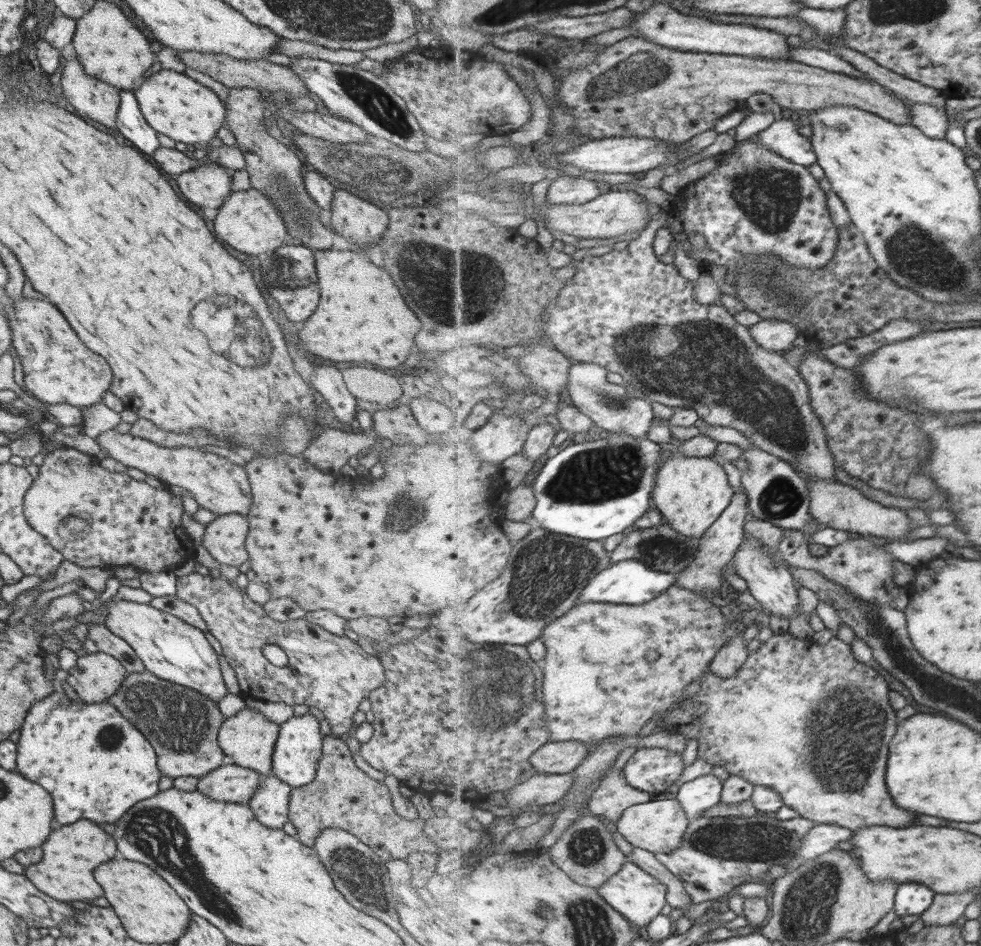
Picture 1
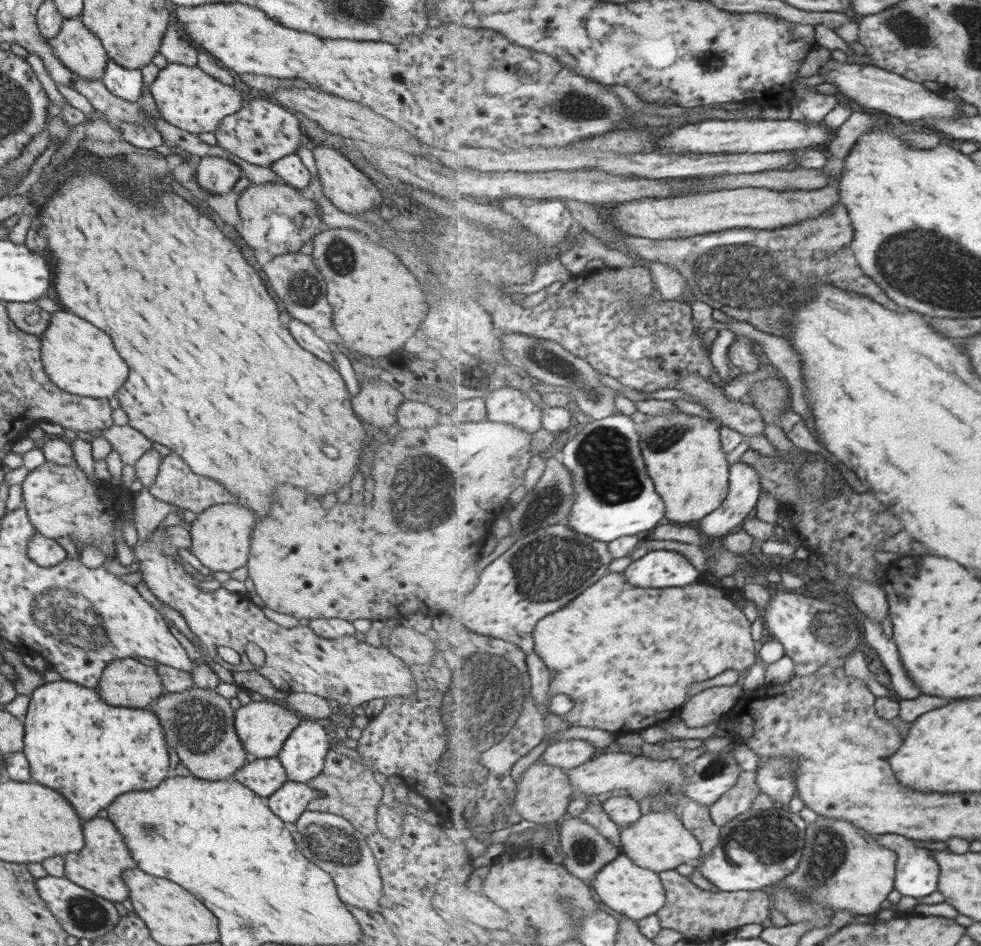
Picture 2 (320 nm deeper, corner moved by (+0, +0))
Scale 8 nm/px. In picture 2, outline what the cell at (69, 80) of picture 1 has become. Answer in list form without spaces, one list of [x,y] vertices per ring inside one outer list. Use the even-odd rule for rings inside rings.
[[[80,16],[62,20],[59,34],[44,38],[54,57],[67,69],[84,79],[97,79],[103,76],[108,61],[106,50],[100,40],[83,25]]]

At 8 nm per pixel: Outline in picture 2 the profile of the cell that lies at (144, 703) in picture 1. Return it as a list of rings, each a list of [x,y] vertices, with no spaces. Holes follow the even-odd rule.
[[[192,686],[181,692],[164,692],[147,709],[158,718],[165,742],[194,777],[220,781],[231,778],[251,758],[234,729],[234,713],[228,700],[214,690]]]

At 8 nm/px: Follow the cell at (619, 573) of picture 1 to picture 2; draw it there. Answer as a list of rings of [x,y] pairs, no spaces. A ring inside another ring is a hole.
[[[673,550],[649,551],[624,572],[631,584],[641,588],[687,586],[701,578],[699,570],[683,554]]]

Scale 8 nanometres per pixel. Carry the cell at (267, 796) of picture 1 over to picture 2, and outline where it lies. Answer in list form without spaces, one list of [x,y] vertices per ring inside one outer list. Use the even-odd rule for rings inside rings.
[[[285,781],[267,799],[267,806],[277,818],[285,824],[294,823],[300,812],[303,812],[308,802],[313,798],[313,791],[307,783]]]

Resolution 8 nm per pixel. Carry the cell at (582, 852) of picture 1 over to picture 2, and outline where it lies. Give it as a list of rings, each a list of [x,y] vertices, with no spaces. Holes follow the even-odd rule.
[[[573,817],[566,821],[561,821],[560,844],[562,856],[564,858],[562,865],[576,875],[581,881],[595,880],[595,876],[613,860],[623,854],[615,844],[611,844],[607,837],[602,836],[597,827],[585,822],[582,818]]]

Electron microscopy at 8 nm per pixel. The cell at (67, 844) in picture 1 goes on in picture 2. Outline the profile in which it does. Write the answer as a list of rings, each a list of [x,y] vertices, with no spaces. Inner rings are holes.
[[[102,817],[87,820],[81,826],[85,846],[75,854],[65,854],[63,877],[84,888],[83,890],[111,903],[121,903],[128,899],[128,888],[121,878],[121,873],[135,868],[135,862],[133,862],[129,850],[125,848],[121,834],[117,834],[117,827],[109,819]]]

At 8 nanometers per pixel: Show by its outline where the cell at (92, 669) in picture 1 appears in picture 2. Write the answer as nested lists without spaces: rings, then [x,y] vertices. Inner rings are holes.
[[[132,658],[108,662],[94,690],[103,702],[133,709],[147,708],[164,693],[157,671]]]

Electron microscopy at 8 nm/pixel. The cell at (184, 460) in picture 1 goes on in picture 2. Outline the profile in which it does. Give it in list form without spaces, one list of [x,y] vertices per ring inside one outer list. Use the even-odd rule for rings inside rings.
[[[171,452],[160,460],[154,483],[154,487],[147,488],[153,497],[194,513],[201,512],[214,504],[225,504],[225,502],[237,500],[227,490],[221,488],[216,480],[193,474],[193,471],[181,460],[181,457]]]

